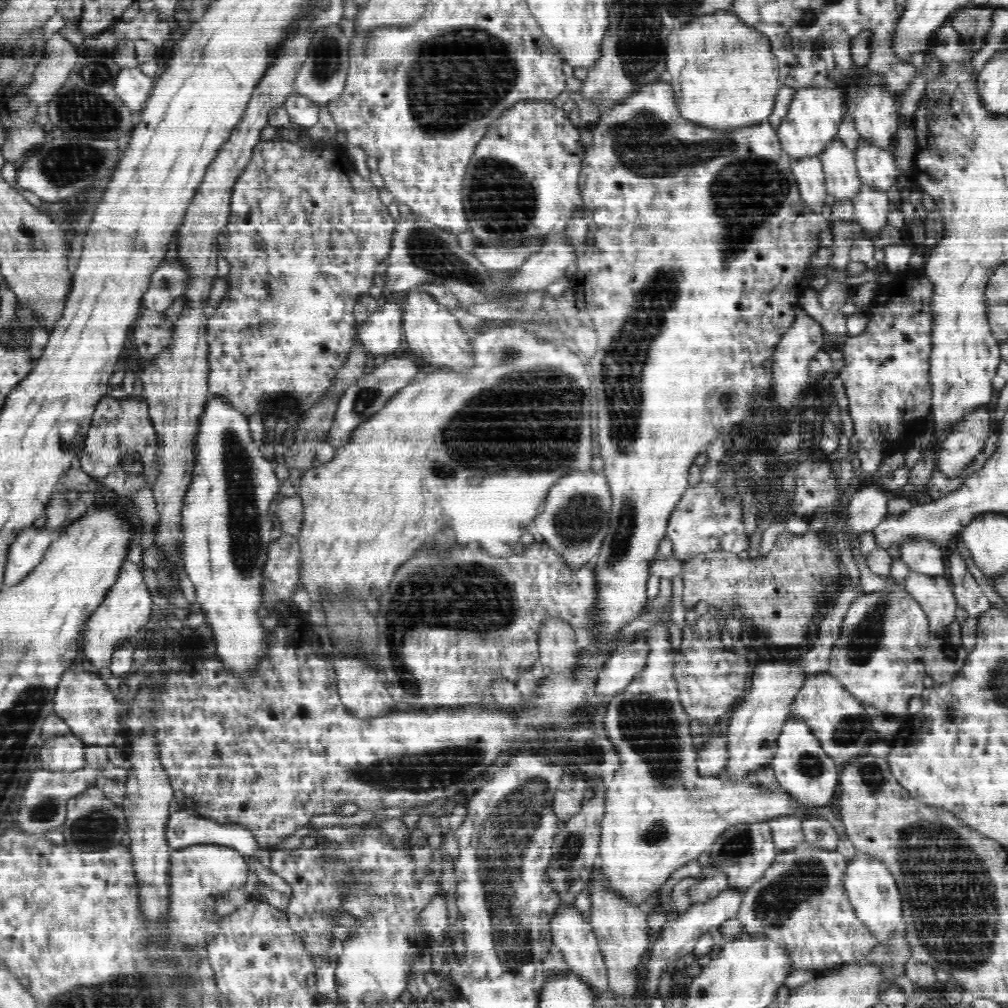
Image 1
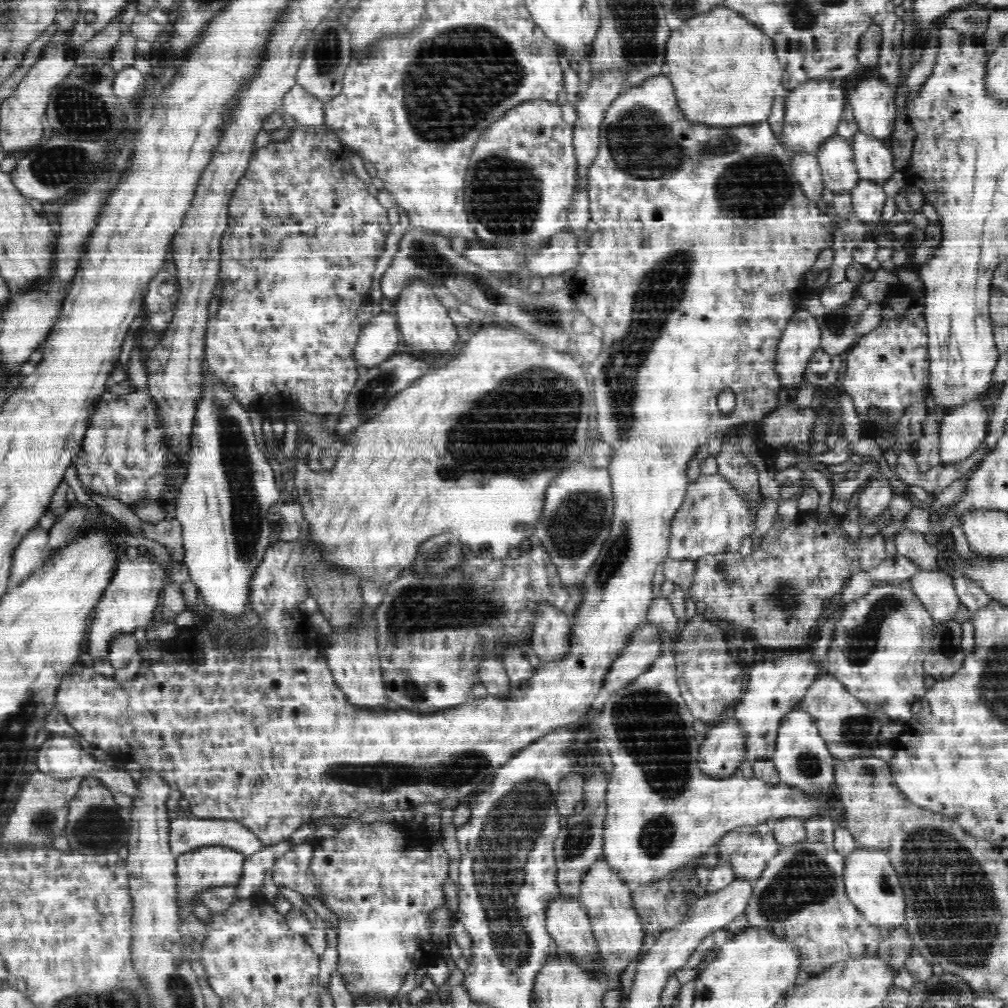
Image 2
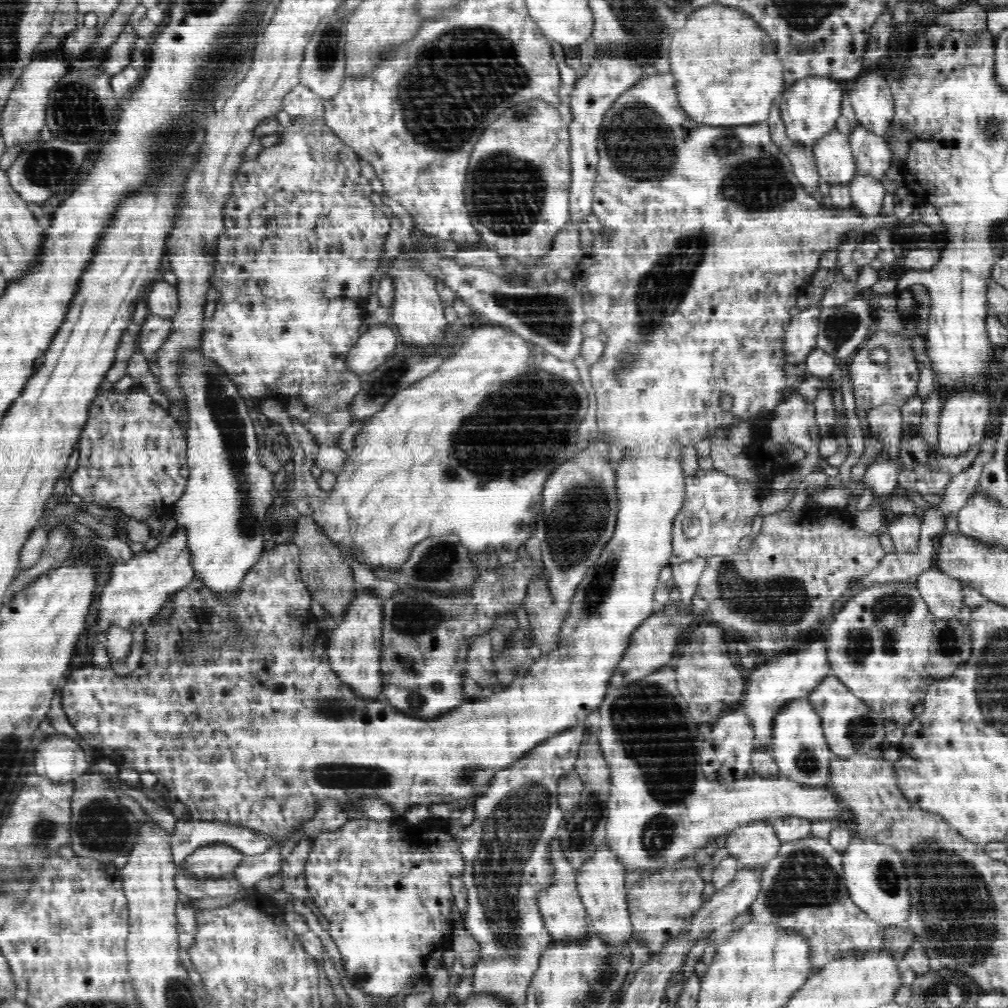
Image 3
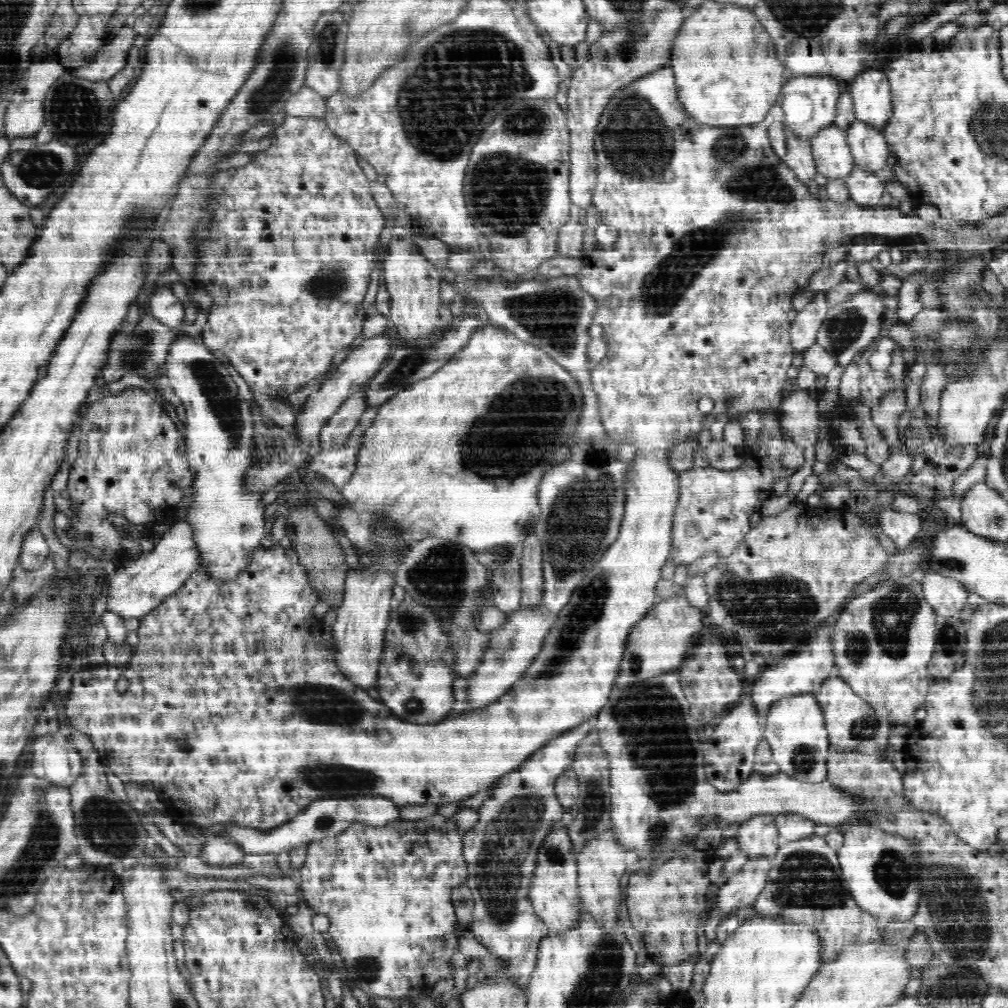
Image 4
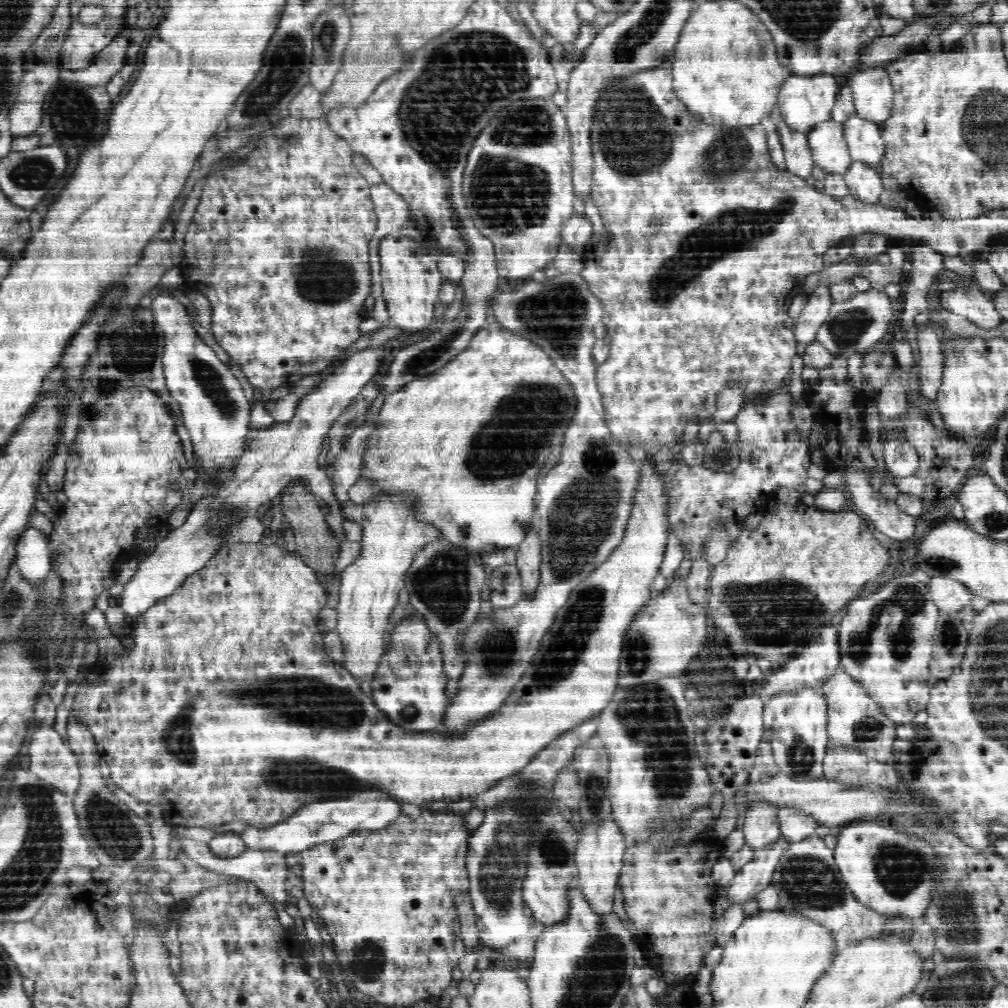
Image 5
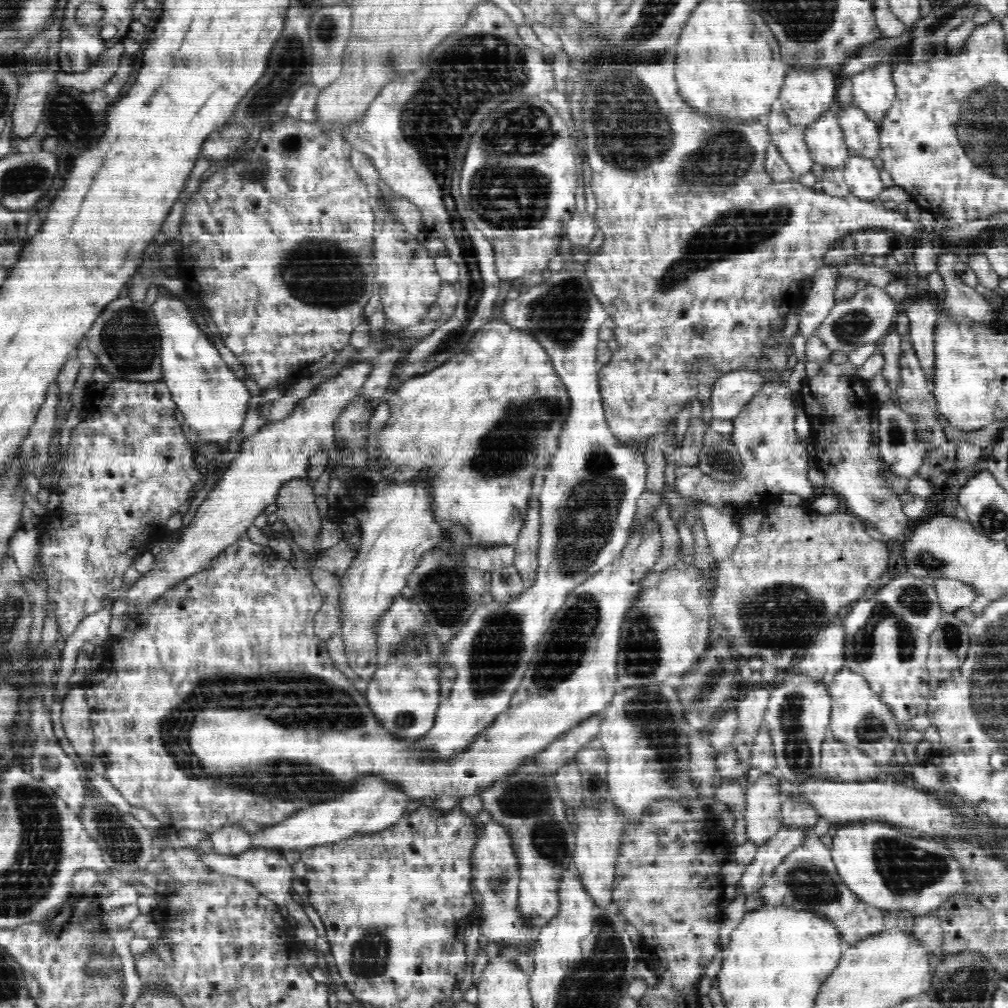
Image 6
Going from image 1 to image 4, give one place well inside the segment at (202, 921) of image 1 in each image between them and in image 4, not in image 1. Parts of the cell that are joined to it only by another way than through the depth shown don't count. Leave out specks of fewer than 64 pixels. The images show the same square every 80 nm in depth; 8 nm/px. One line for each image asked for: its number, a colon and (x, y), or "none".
2: (199, 868)
3: (215, 860)
4: (221, 852)

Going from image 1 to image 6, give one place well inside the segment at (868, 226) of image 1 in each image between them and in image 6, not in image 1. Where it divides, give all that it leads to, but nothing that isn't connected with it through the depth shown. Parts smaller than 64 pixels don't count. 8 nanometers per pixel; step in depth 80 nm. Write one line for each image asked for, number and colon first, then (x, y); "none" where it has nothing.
2: (867, 197)
3: (867, 193)
4: (865, 188)
5: (864, 182)
6: (862, 176)

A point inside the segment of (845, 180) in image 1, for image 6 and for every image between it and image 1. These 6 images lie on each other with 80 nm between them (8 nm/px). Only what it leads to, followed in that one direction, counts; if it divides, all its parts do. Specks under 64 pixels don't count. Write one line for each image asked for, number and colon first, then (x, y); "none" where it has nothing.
2: (835, 156)
3: (835, 163)
4: (832, 154)
5: (830, 151)
6: (825, 138)

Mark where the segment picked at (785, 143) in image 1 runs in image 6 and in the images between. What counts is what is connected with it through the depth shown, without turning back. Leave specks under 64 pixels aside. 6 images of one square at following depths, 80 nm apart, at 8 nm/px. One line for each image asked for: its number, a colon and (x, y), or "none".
2: (814, 109)
3: (810, 107)
4: (809, 103)
5: (805, 101)
6: (805, 96)

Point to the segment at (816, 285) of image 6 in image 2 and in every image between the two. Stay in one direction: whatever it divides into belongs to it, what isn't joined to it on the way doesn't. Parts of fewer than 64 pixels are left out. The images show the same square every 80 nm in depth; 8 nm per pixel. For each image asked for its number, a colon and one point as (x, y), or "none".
2: (801, 338)
3: (800, 339)
4: (804, 328)
5: (817, 308)

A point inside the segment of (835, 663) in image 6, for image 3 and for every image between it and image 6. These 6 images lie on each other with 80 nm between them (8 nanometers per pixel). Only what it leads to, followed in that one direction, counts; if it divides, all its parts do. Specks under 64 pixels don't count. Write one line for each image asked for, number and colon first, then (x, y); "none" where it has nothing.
3: (792, 676)
4: (805, 672)
5: (812, 668)

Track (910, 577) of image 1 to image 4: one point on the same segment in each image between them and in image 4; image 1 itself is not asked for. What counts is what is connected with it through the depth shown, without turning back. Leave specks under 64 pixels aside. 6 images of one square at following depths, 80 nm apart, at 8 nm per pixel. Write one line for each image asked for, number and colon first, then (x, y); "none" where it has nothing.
2: (936, 589)
3: (943, 594)
4: (948, 597)

